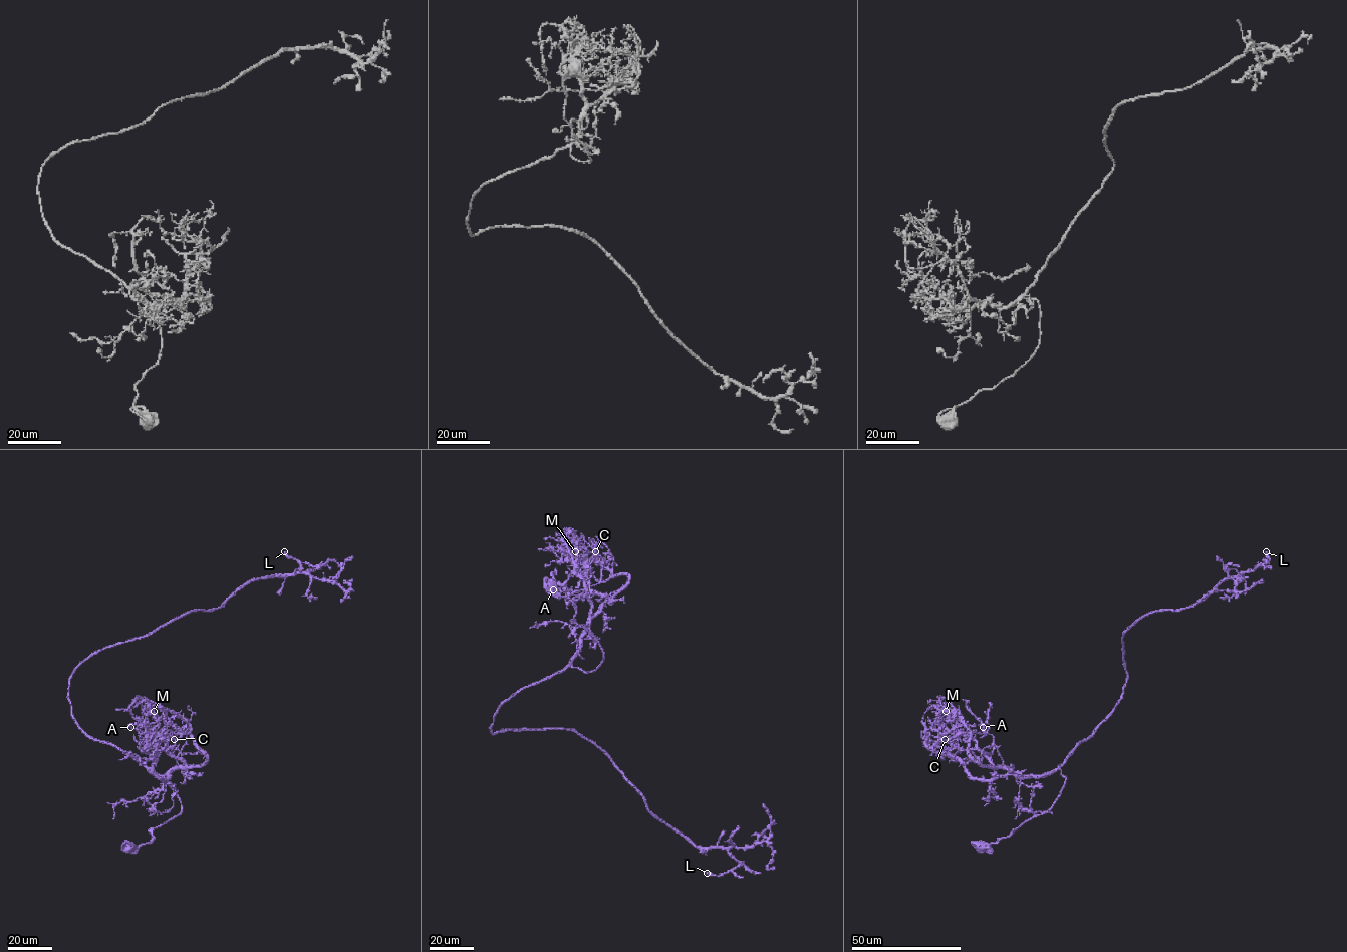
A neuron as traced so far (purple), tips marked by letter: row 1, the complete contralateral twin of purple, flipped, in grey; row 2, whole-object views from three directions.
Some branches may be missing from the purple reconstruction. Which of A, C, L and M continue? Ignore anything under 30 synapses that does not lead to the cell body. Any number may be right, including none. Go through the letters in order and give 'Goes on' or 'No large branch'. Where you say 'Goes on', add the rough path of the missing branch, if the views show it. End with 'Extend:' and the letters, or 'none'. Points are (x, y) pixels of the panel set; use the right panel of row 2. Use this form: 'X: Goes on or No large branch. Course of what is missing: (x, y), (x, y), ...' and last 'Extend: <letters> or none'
A: No large branch
C: No large branch
L: No large branch
M: No large branch
Extend: none

